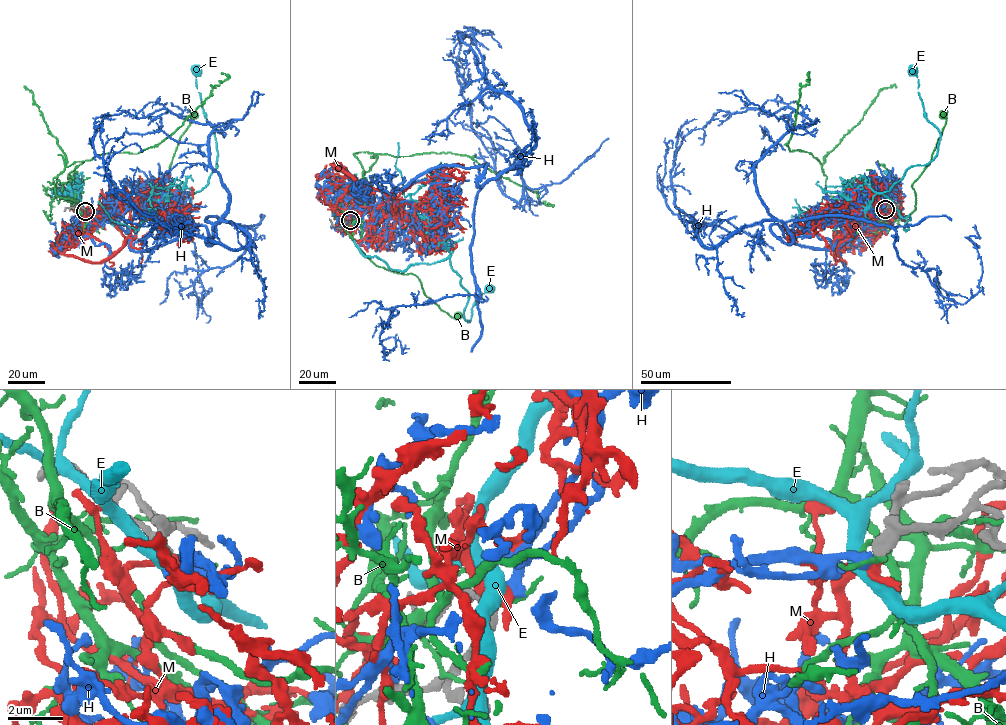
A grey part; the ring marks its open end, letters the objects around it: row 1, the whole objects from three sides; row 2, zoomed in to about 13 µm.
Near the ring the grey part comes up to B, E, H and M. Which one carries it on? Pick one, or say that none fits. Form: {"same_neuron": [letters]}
{"same_neuron": ["H"]}

